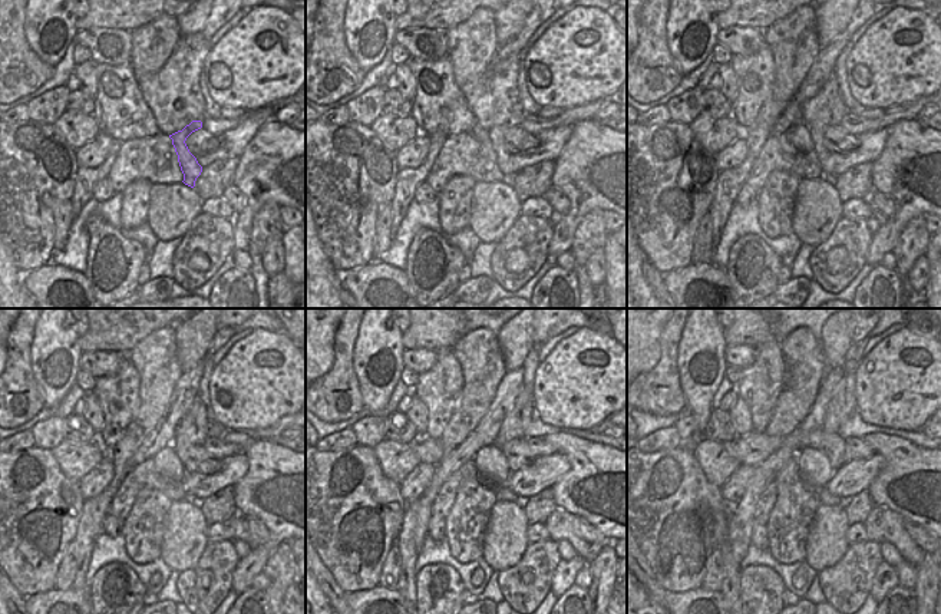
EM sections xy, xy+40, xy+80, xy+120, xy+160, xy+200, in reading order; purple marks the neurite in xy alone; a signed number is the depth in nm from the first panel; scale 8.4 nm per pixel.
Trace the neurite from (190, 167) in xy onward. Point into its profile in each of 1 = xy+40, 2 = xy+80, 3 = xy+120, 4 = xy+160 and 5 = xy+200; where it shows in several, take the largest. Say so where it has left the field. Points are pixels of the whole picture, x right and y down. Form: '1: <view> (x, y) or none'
1: xy+40 (497, 135)
2: xy+80 (816, 128)
3: xy+120 (194, 426)
4: xy+160 (514, 425)
5: xy+200 (842, 405)

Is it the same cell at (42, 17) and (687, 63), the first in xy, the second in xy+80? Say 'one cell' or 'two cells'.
one cell

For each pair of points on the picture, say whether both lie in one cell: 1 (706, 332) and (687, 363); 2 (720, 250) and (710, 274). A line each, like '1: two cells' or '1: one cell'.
1: one cell
2: two cells

